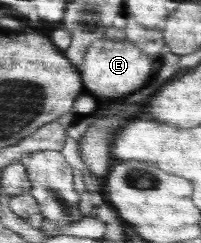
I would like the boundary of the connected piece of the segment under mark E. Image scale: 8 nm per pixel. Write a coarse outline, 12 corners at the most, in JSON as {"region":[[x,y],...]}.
{"region":[[106,36],[87,46],[85,90],[124,98],[148,82],[140,48]]}

